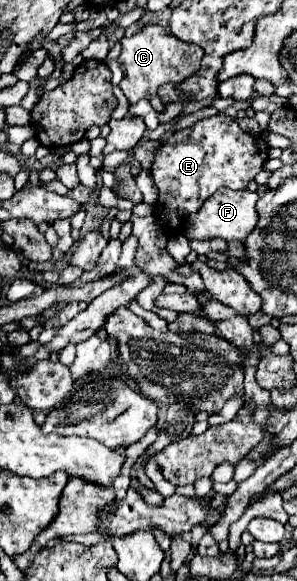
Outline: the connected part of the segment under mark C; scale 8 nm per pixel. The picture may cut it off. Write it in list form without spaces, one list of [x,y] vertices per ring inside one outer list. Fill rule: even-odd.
[[[145,25],[133,37],[119,39],[119,43],[121,43],[119,65],[125,73],[119,87],[123,95],[129,99],[129,103],[137,103],[139,99],[151,99],[157,95],[157,89],[161,85],[181,83],[193,73],[197,73],[197,69],[201,67],[203,49],[197,45],[177,41],[177,37],[173,37],[161,25]]]

